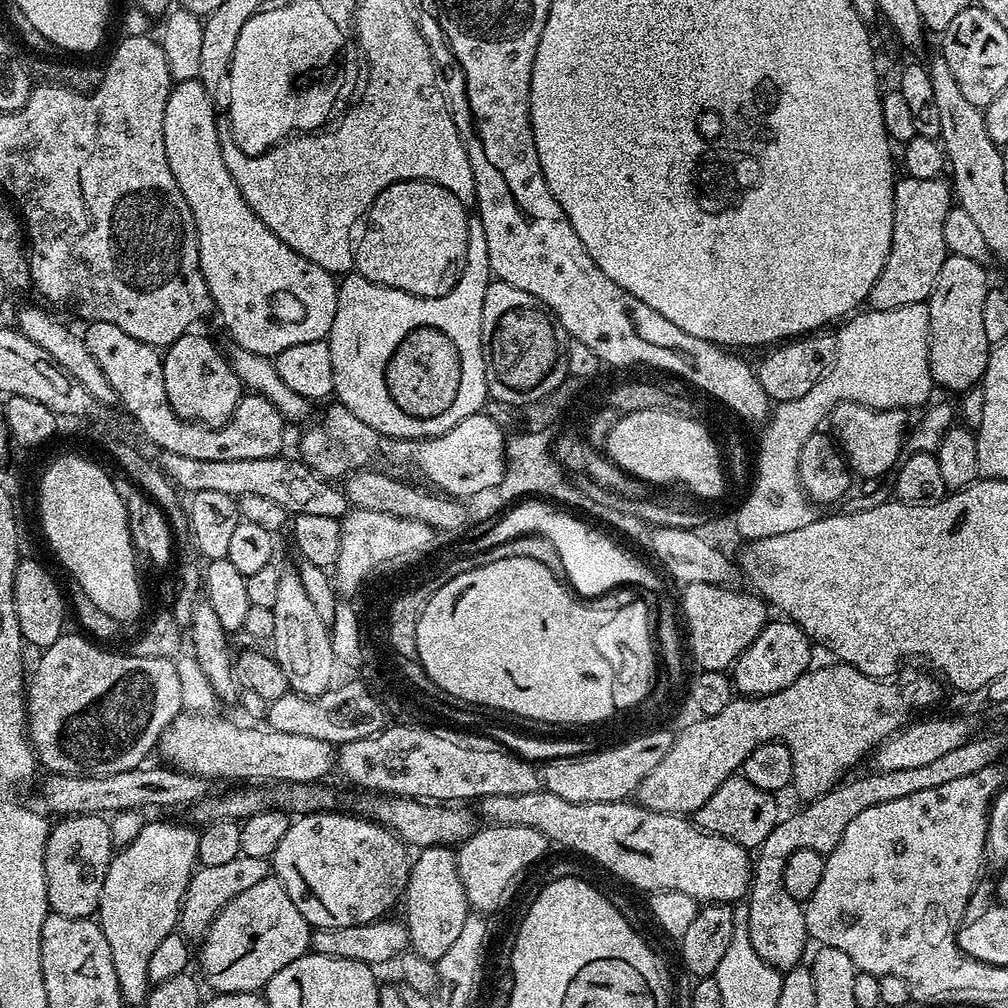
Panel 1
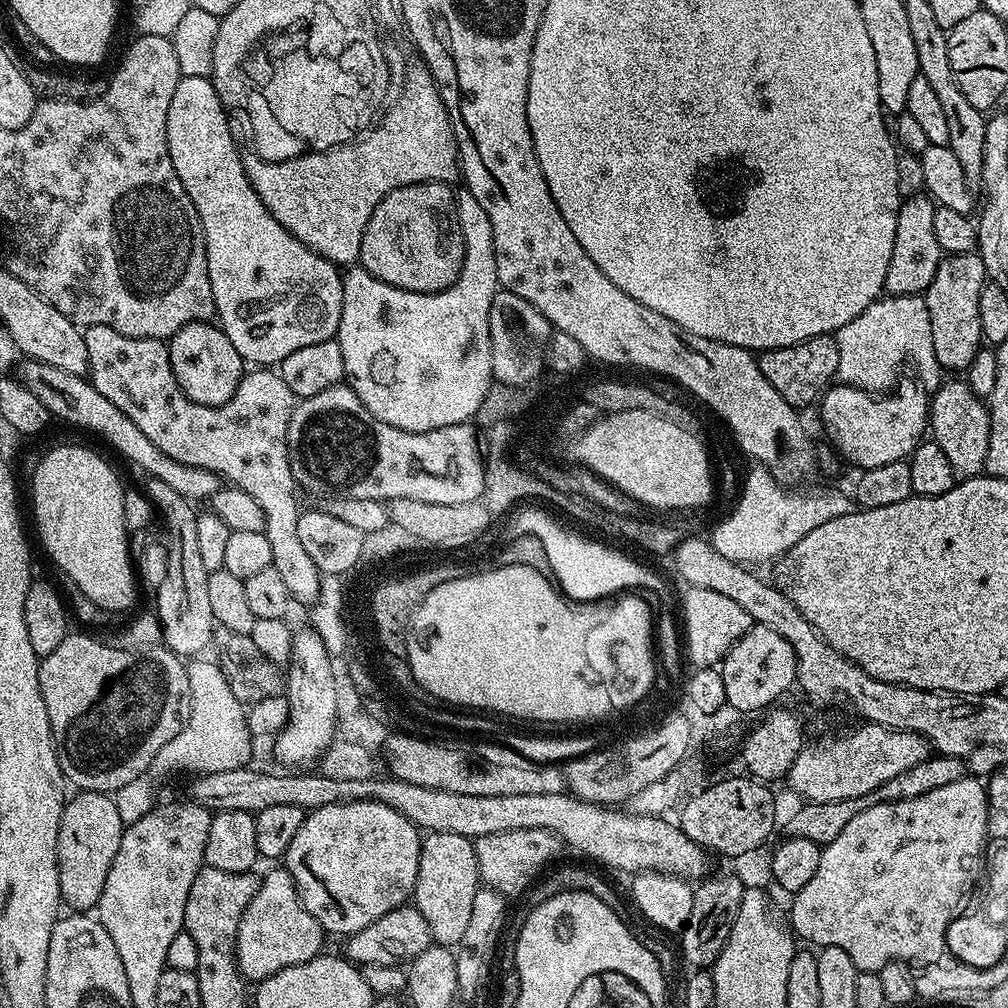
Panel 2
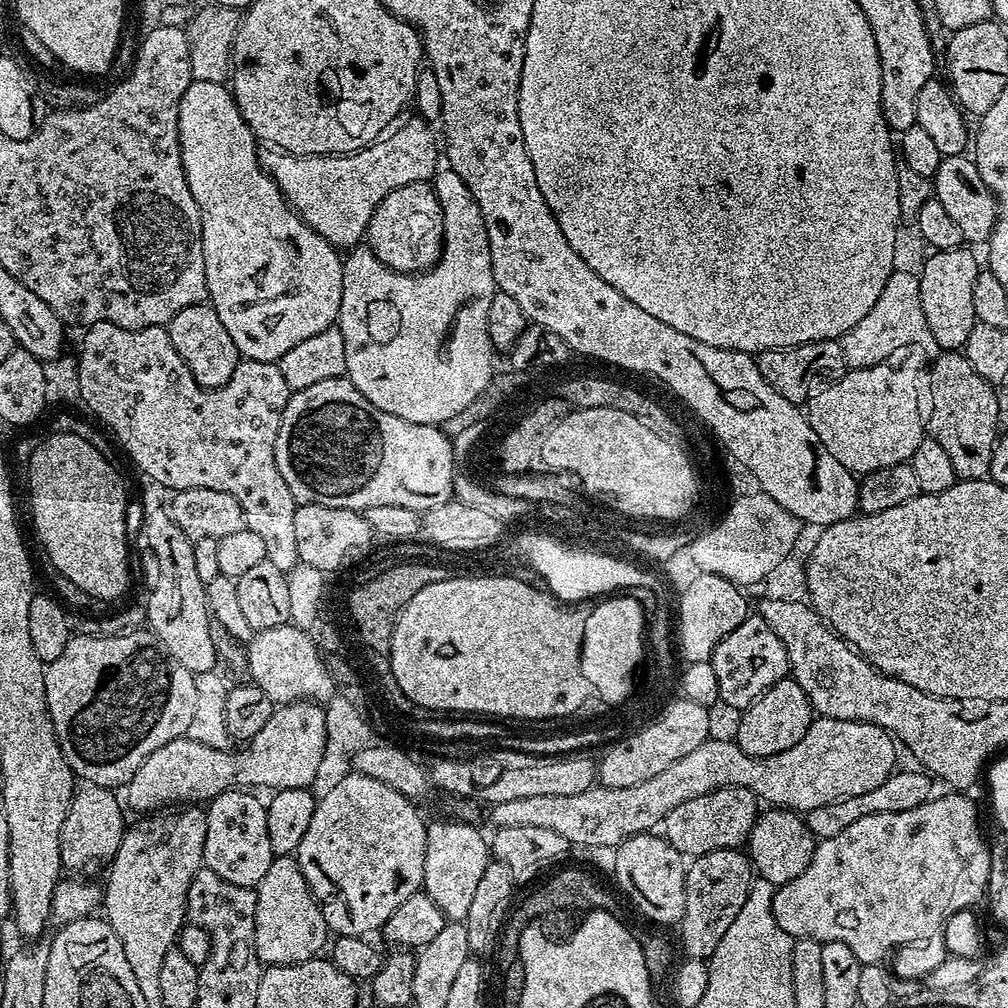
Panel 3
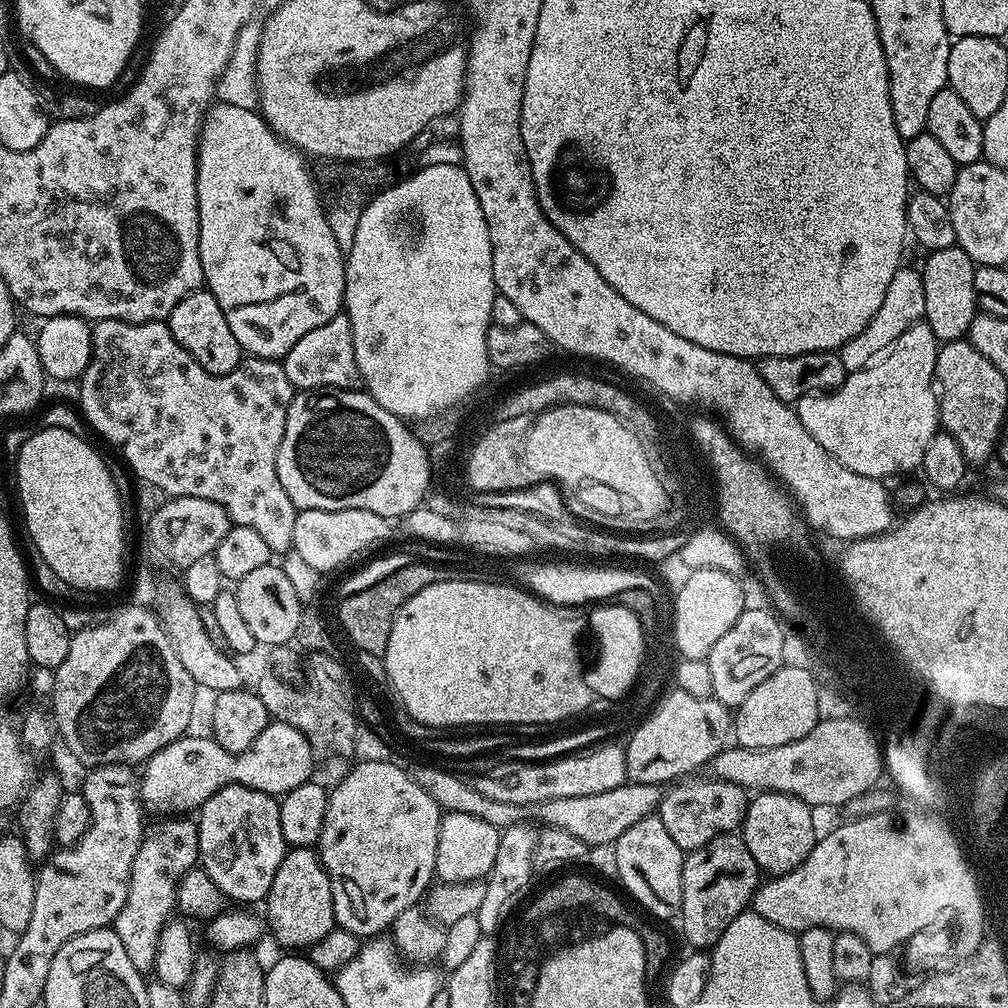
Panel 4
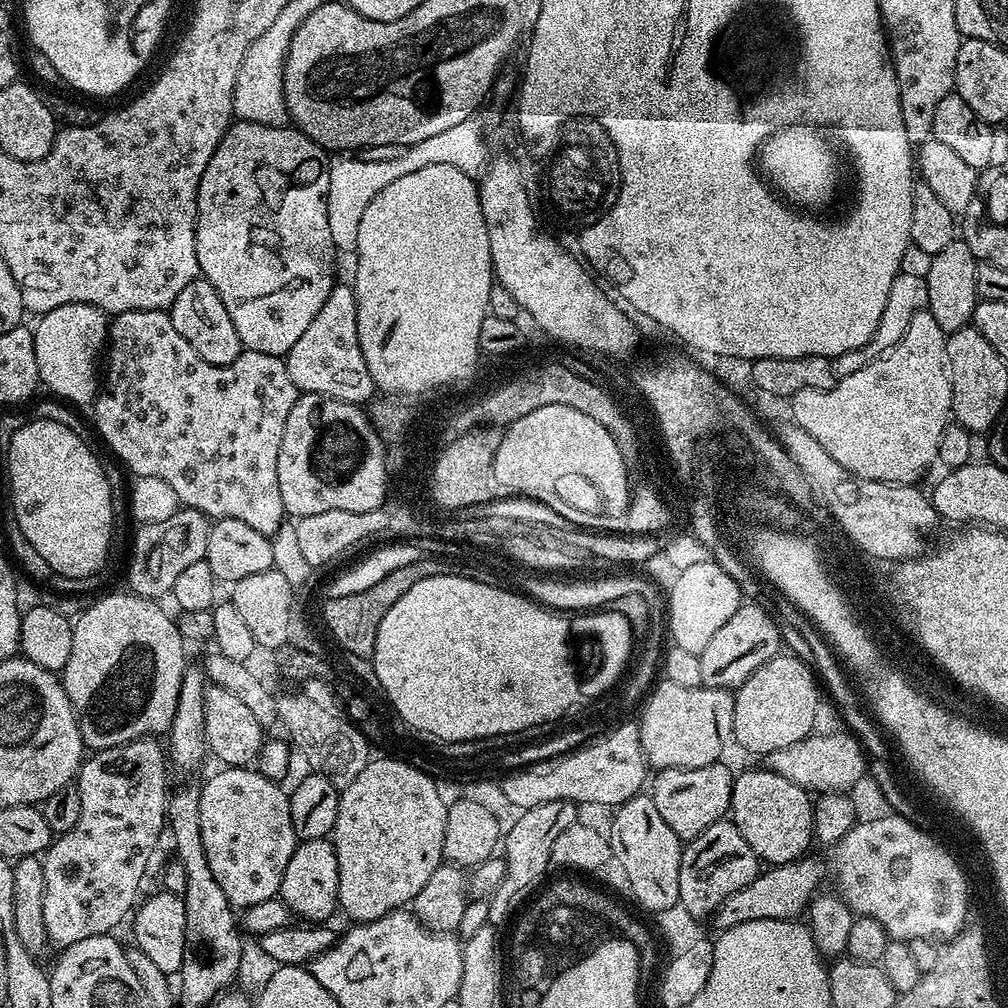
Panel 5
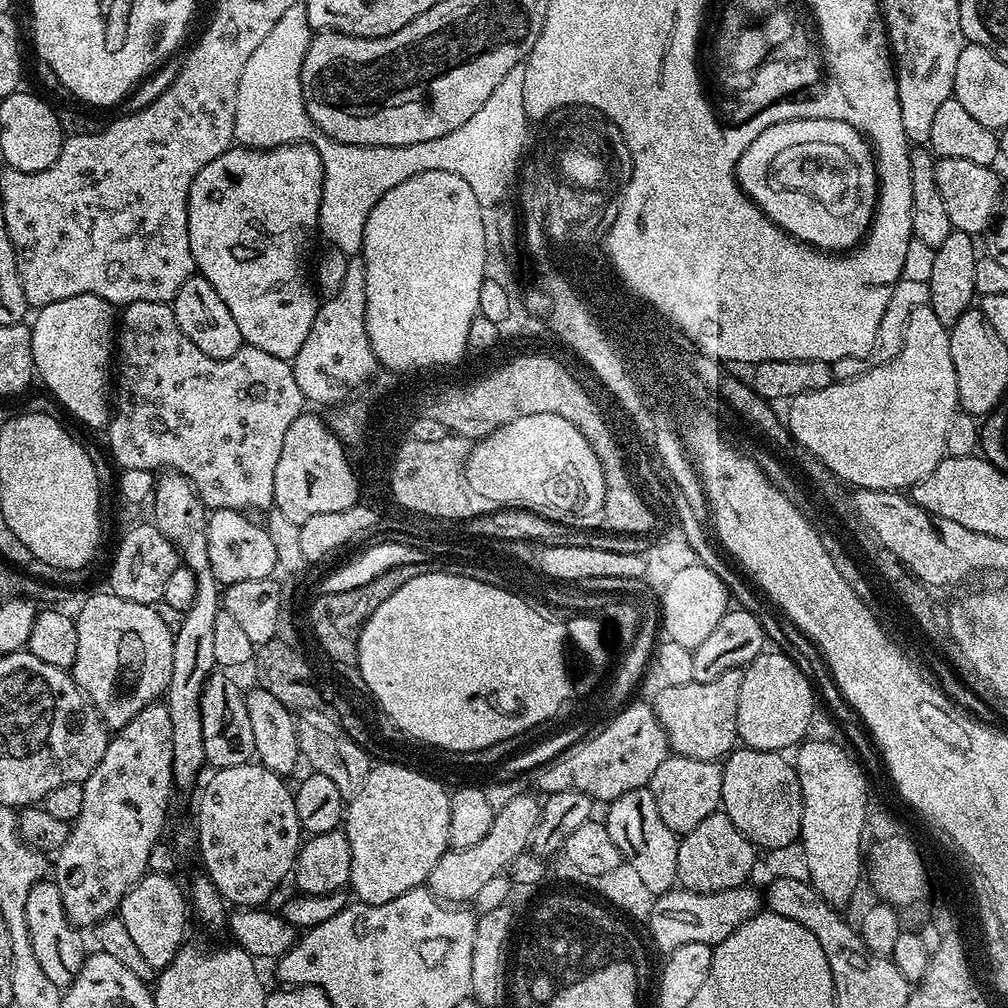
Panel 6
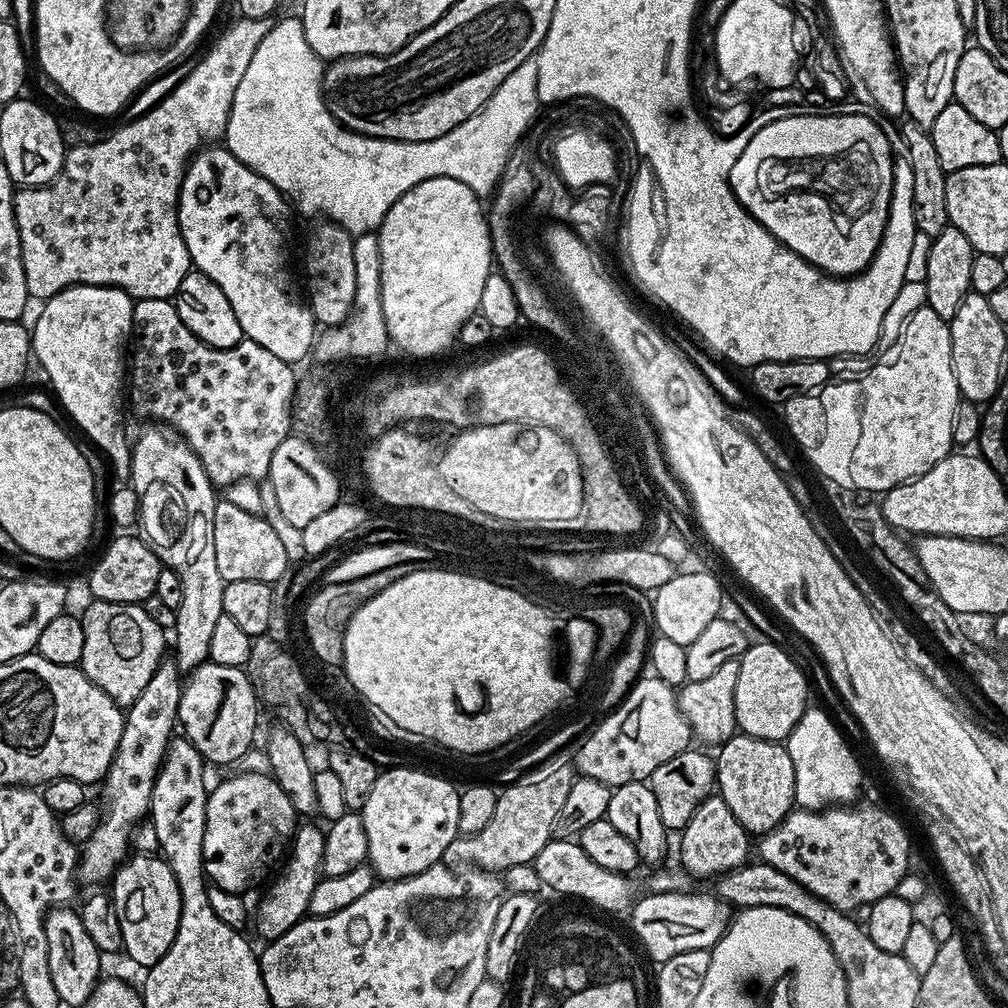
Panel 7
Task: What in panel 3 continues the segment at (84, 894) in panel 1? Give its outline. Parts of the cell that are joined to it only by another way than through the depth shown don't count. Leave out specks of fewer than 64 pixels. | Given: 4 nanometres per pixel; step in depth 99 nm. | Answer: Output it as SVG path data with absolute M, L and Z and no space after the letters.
M84 786L72 797L66 822L62 822L60 835L60 867L72 874L84 874L87 868L96 868L100 863L111 861L125 834L126 822L120 813L122 800L111 788Z

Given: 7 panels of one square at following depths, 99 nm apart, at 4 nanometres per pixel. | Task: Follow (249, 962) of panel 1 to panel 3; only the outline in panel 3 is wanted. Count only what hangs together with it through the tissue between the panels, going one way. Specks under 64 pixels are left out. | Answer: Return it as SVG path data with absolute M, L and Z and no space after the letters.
M295 855L275 857L266 878L255 889L256 953L261 965L301 964L317 959L324 943L325 948L329 943L330 929Z

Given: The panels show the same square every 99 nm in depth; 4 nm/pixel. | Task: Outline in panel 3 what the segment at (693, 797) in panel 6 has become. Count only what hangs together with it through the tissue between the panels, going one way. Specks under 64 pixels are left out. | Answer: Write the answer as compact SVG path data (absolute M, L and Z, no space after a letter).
M719 788L706 794L698 794L698 798L682 802L682 806L674 806L674 810L666 814L662 835L685 858L695 858L728 848L740 850L747 845L748 836L754 830L756 818L761 811L761 801L750 790Z

